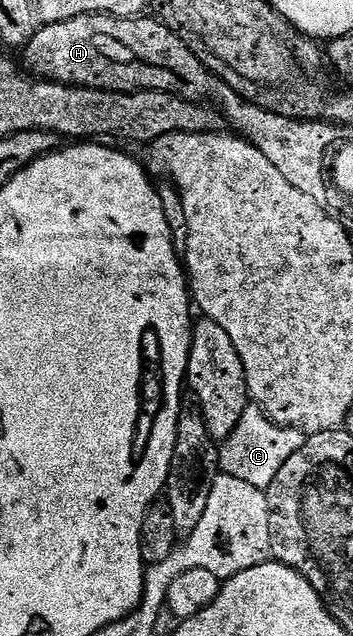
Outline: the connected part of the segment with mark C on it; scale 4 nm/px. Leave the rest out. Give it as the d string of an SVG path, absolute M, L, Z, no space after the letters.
M249 404L248 409L242 415L242 419L238 419L238 427L234 427L234 431L219 446L220 463L219 472L226 475L234 475L234 479L242 479L242 483L250 483L250 487L258 487L267 490L270 483L274 483L274 475L278 475L278 471L282 471L282 463L286 463L286 459L290 459L290 455L294 455L294 451L298 451L304 446L306 435L301 429L291 429L285 425L275 425L259 405Z

